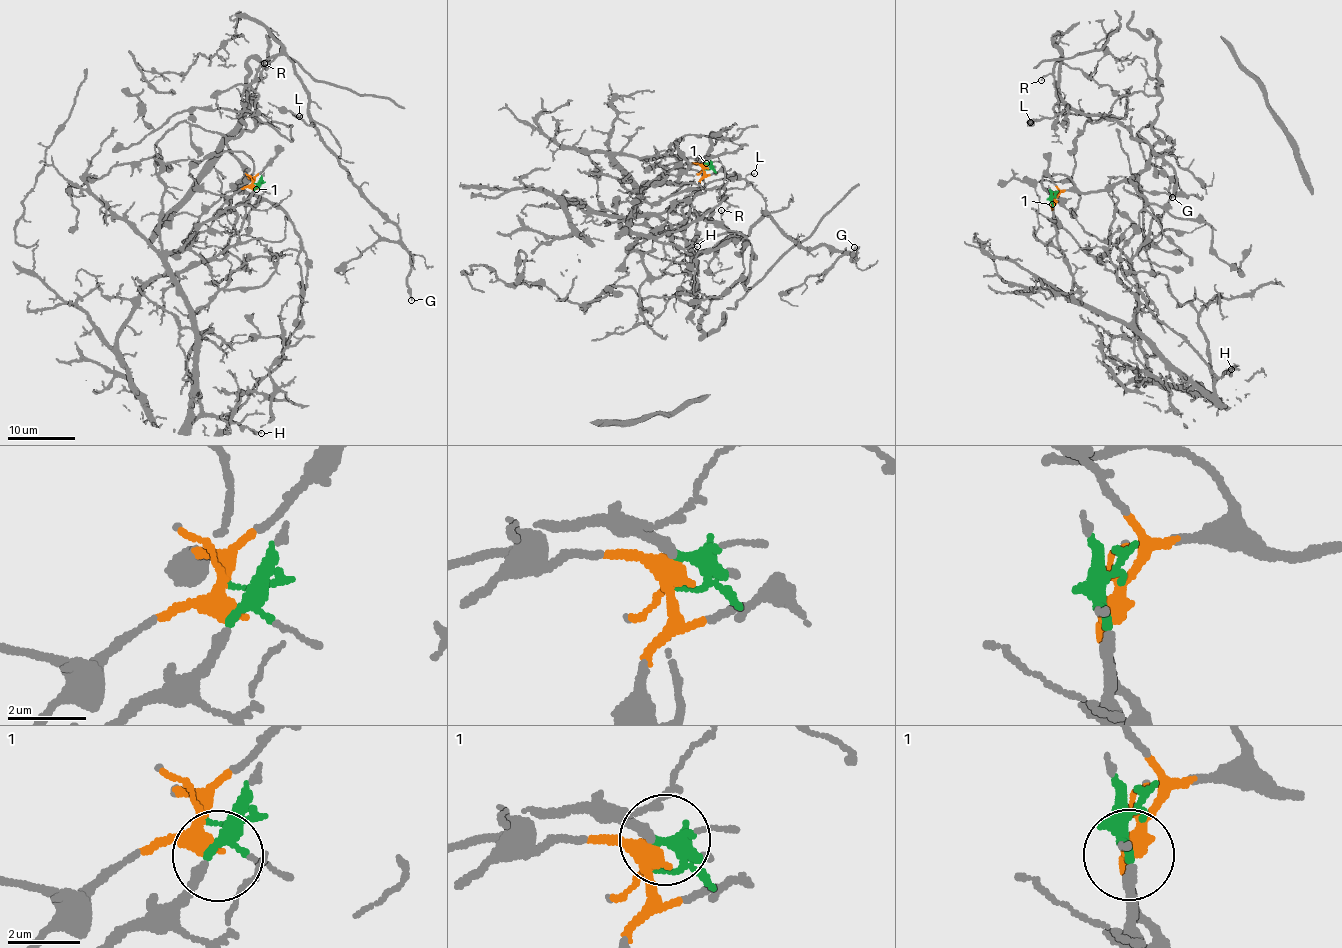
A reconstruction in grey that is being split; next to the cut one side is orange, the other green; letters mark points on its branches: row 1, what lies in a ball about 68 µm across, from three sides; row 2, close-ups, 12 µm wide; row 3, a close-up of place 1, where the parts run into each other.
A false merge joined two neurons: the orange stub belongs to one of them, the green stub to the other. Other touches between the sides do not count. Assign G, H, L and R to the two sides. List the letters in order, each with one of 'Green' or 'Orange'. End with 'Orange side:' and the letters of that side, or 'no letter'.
G: Orange
H: Green
L: Orange
R: Orange
Orange side: G, L, R

